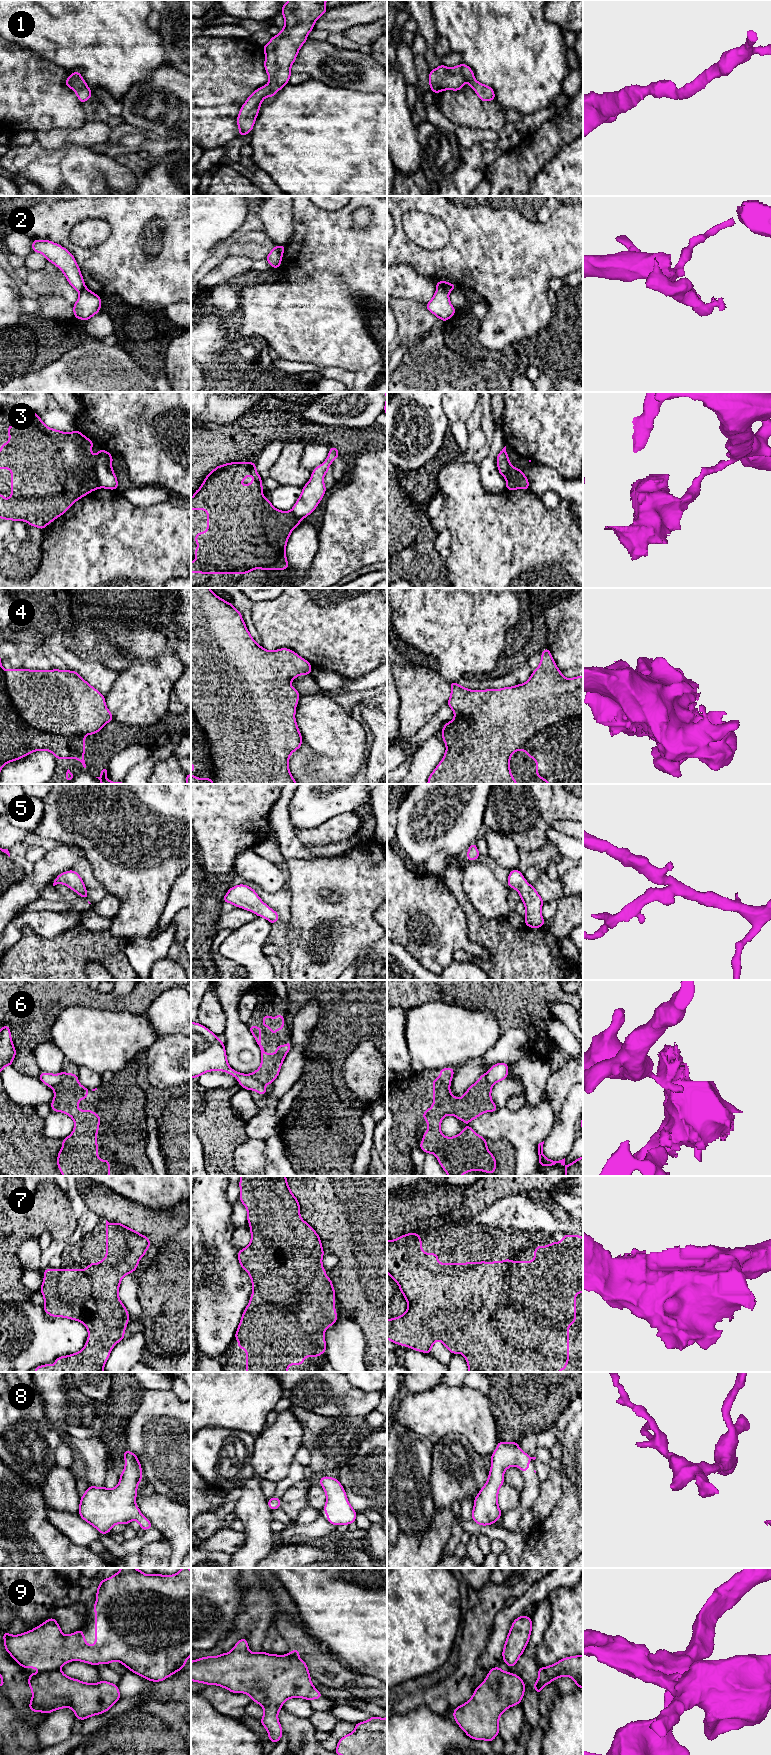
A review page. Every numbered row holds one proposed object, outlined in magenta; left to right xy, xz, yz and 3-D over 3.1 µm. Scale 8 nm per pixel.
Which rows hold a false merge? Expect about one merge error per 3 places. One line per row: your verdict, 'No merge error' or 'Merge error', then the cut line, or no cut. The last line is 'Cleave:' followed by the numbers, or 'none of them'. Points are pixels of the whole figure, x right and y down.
1: No merge error. No split
2: Merge error. Split along yz (437, 287), (443, 287), (448, 292)
3: Merge error. Split along xy (93, 456), (93, 471), (101, 487)
4: No merge error. No split
5: No merge error. No split
6: Merge error. Split along xy (64, 1072), (64, 1077), (58, 1083), (50, 1086)
7: No merge error. No split
8: No merge error. No split
9: No merge error. No split
Cleave: 2, 3, 6

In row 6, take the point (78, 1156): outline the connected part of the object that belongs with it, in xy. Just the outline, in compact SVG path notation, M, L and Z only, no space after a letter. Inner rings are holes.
M64 1072L64 1079L54 1086L51 1108L74 1120L74 1130L62 1139L57 1166L63 1176L110 1176L110 1161L98 1157L97 1133L100 1115L93 1110L79 1110L79 1101L87 1099L90 1089L78 1082L78 1075Z

